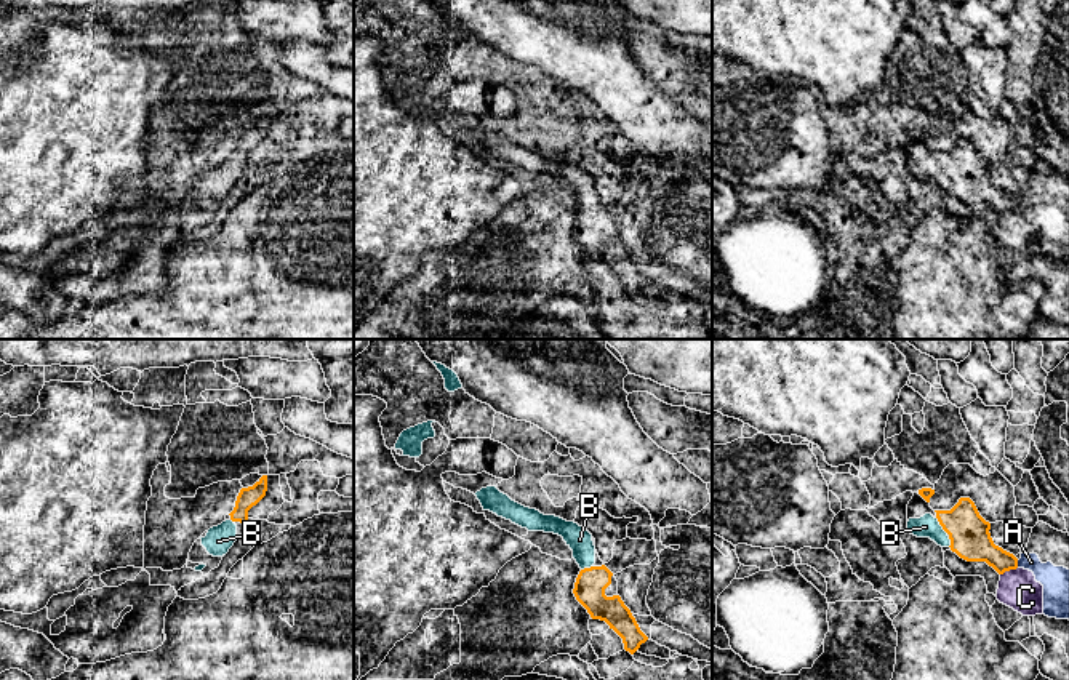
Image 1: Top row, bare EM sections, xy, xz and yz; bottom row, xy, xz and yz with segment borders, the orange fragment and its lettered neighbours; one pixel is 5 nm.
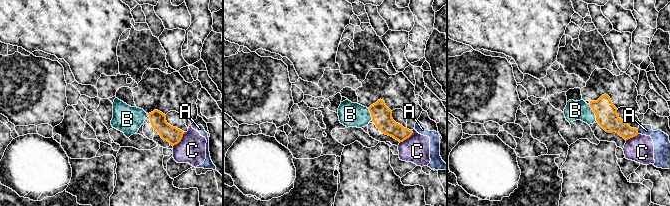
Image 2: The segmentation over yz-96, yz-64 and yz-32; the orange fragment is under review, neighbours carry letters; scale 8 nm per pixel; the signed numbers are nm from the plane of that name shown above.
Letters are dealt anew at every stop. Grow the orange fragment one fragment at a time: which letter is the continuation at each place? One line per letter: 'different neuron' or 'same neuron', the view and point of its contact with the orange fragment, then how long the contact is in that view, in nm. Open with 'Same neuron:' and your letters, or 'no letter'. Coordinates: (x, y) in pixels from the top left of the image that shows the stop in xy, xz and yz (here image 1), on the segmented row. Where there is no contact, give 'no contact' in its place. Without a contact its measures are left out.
Same neuron: B
A: different neuron | yz (1016, 564) | 40 nm
B: same neuron | yz (940, 524) | 110 nm
C: different neuron | yz (1008, 570) | 100 nm

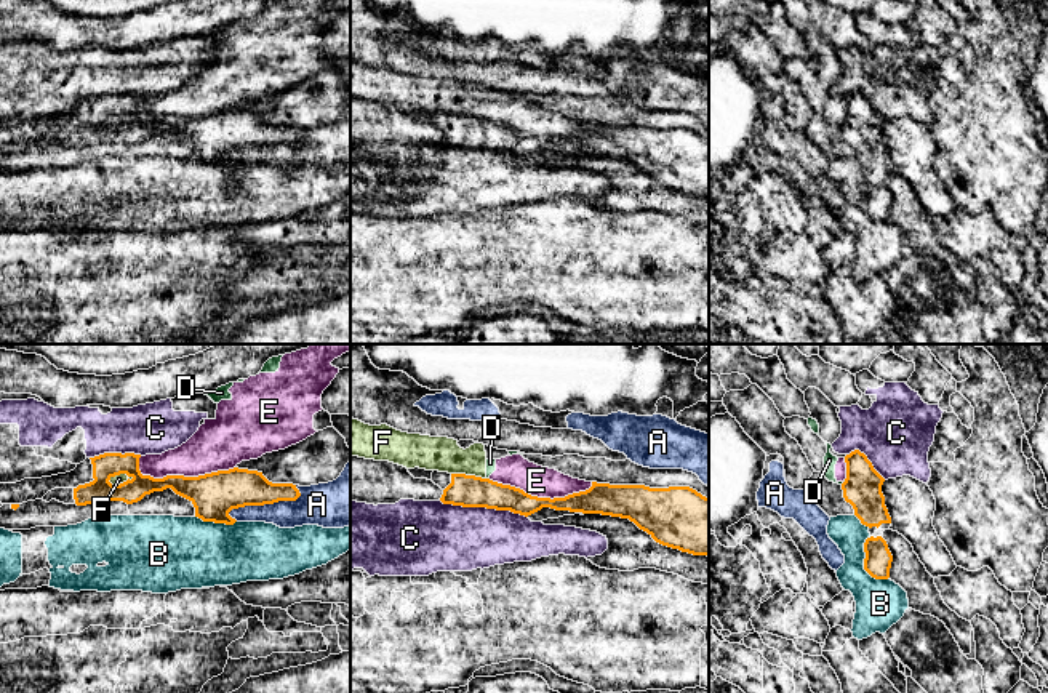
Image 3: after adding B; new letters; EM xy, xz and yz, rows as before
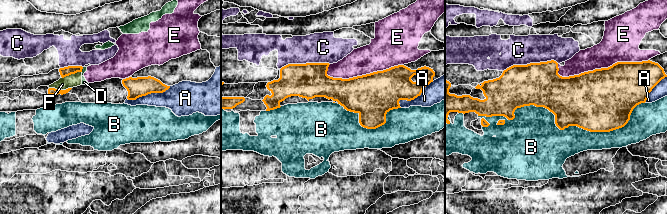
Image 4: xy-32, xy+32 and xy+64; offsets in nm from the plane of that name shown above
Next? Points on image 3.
Same neuron: no letter
A: different neuron | xy (264, 503) | 400 nm
B: different neuron | yz (864, 564) | 240 nm
C: different neuron | xz (484, 506) | 460 nm
D: different neuron | yz (844, 482) | 40 nm
E: different neuron | xy (181, 476) | 500 nm
F: different neuron | xz (469, 476) | 180 nm

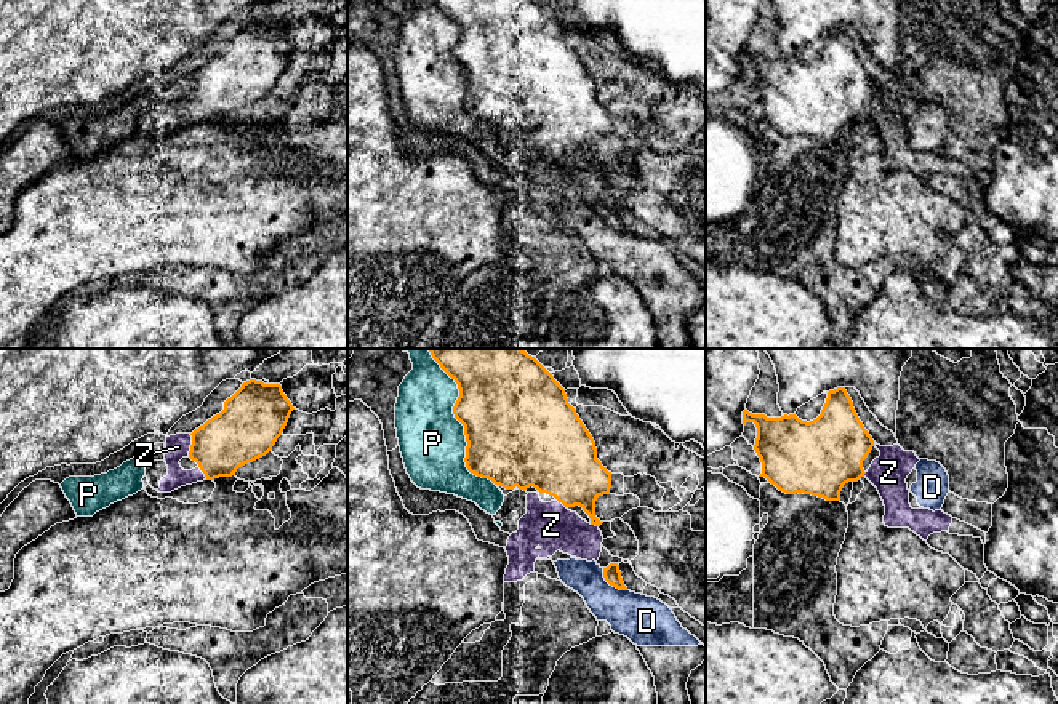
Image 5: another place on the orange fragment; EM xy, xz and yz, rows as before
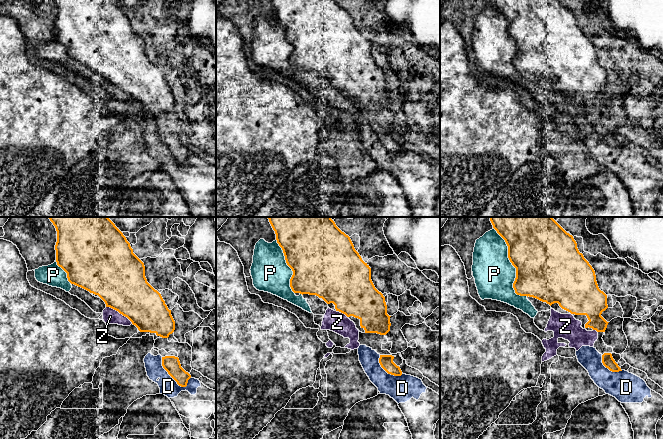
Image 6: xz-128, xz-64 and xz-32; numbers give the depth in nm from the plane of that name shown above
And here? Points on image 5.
Same neuron: Z
D: different neuron | xz (610, 584) | 170 nm
P: different neuron | xz (460, 421) | 750 nm
Z: same neuron | xy (191, 445) | 110 nm

